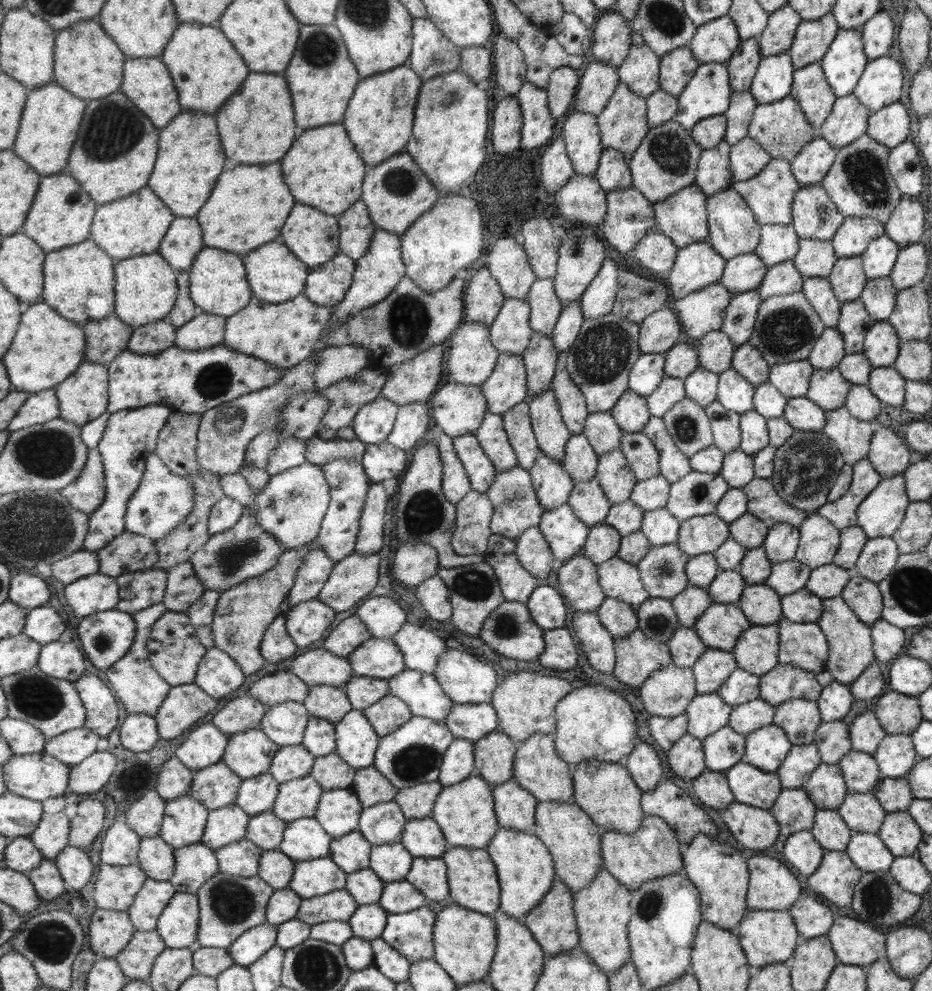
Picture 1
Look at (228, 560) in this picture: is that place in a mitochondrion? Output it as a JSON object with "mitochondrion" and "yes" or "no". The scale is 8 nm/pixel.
{"mitochondrion":"yes"}

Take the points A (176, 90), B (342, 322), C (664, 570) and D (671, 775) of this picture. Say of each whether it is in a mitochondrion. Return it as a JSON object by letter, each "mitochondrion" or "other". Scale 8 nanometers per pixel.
{"A":"other","B":"other","C":"mitochondrion","D":"other"}

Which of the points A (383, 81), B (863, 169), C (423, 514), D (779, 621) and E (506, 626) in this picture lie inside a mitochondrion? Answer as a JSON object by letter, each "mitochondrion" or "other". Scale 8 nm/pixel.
{"A":"other","B":"mitochondrion","C":"mitochondrion","D":"other","E":"mitochondrion"}

